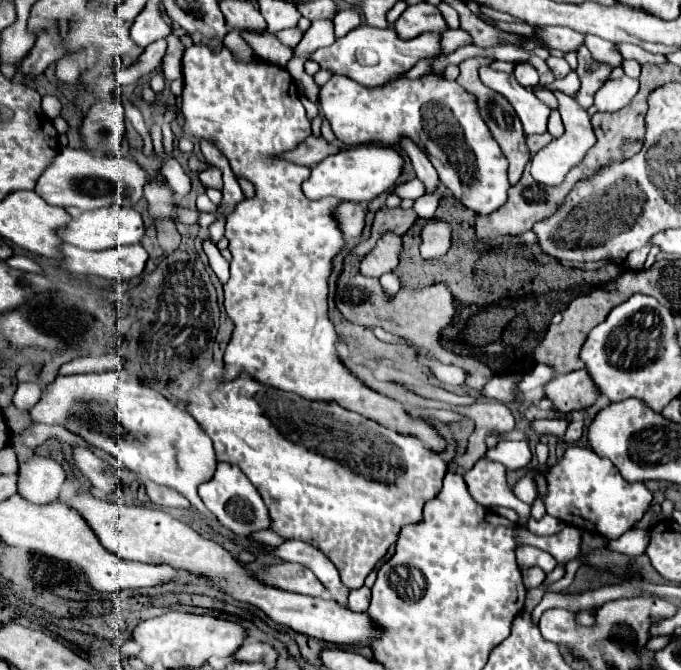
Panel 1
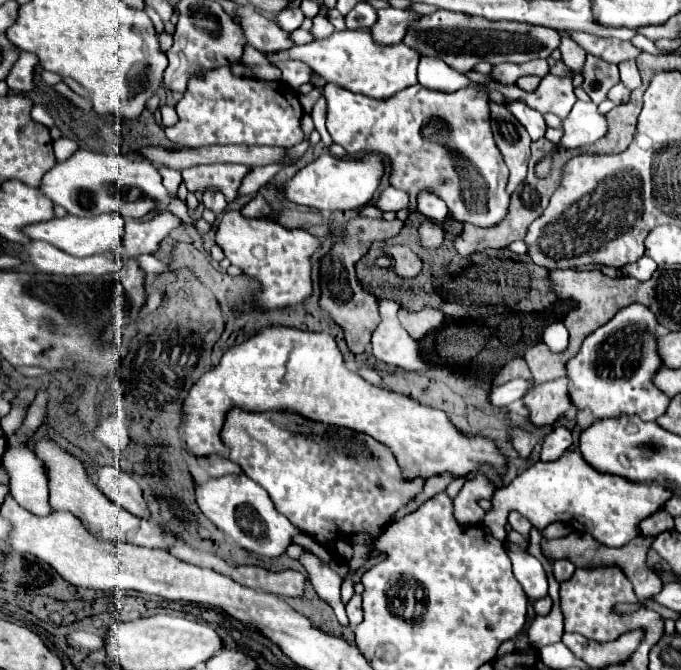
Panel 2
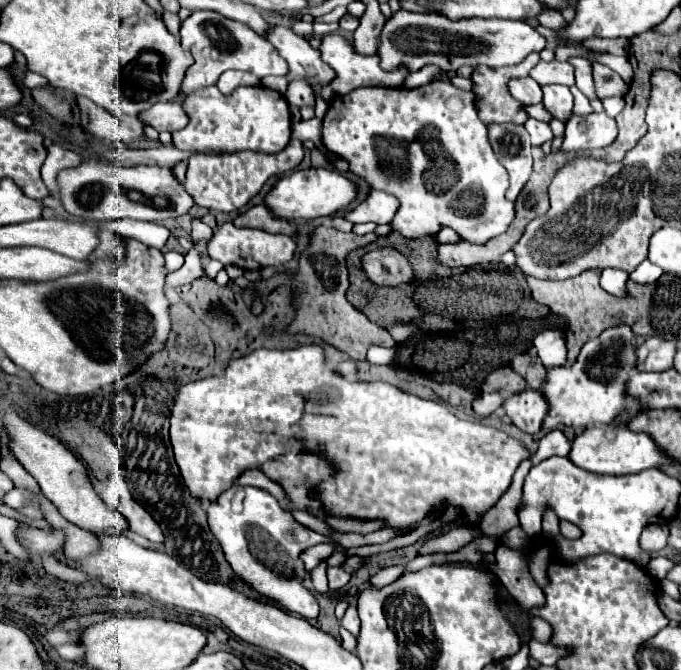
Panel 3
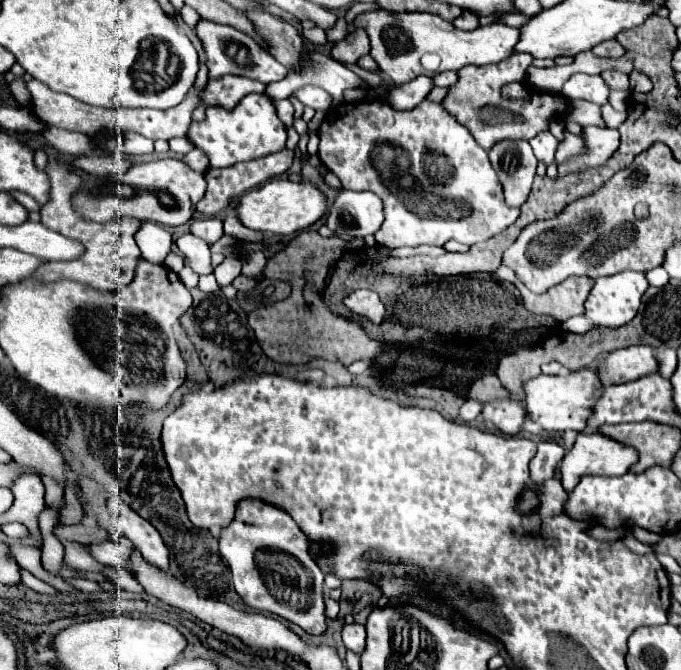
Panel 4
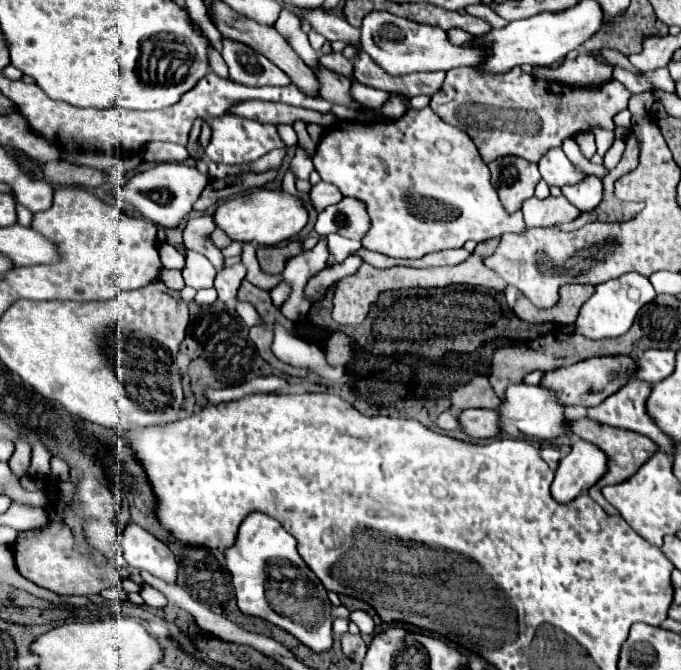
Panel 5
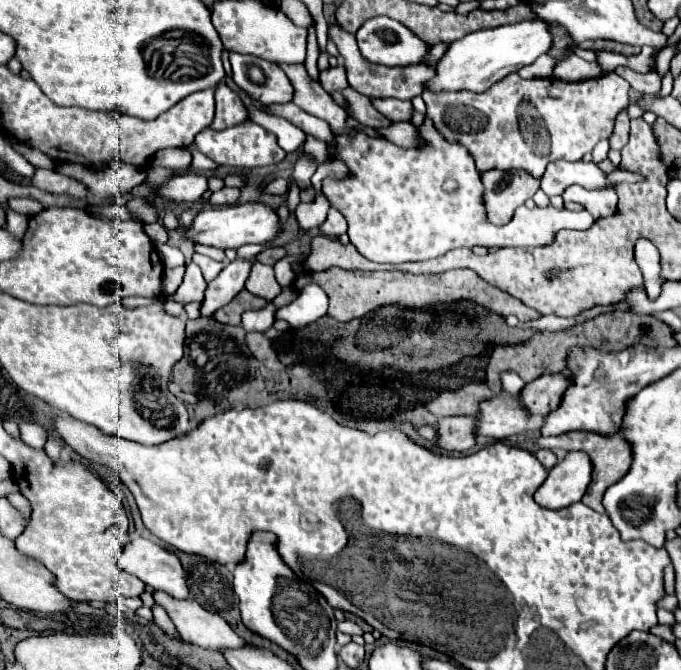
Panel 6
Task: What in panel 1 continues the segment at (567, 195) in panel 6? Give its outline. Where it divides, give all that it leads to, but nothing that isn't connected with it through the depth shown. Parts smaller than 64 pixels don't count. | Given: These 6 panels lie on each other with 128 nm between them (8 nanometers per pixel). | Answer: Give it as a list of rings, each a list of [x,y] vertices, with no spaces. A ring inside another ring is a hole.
[[[558,92],[556,98],[558,98],[558,112],[560,112],[562,122],[566,126],[566,132],[560,138],[554,138],[548,146],[544,146],[530,161],[530,173],[534,176],[534,180],[540,182],[542,186],[559,185],[564,180],[564,176],[570,172],[570,168],[576,166],[578,160],[582,160],[584,154],[588,152],[588,148],[594,146],[594,142],[596,142],[588,112],[584,108],[580,108],[570,96],[566,96],[562,92]]]

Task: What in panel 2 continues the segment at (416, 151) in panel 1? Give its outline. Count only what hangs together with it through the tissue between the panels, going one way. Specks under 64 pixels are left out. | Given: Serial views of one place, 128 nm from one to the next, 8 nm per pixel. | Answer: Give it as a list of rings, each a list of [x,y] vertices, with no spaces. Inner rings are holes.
[[[426,188],[424,192],[420,192],[420,196],[416,198],[416,204],[418,204],[418,210],[434,220],[434,222],[440,222],[444,224],[446,222],[446,216],[448,216],[448,206],[444,204],[444,200],[440,200],[440,196],[436,196],[436,192],[432,192],[430,188]]]

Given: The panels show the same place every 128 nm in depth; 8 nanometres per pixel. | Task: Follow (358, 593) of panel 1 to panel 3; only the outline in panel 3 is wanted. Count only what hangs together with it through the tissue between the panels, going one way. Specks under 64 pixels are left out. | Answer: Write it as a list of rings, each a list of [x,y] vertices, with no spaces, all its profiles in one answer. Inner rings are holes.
[[[348,606],[348,610],[346,610],[346,614],[344,614],[344,618],[342,618],[342,626],[346,628],[346,630],[350,630],[354,636],[358,636],[358,632],[360,632],[360,618],[358,618],[358,612],[356,612],[356,606]]]

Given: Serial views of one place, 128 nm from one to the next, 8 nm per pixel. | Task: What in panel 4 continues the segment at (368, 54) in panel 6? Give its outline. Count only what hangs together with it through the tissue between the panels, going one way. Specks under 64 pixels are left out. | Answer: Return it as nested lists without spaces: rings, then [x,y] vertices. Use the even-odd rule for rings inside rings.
[[[364,12],[354,18],[354,26],[366,28],[370,36],[370,56],[376,60],[380,70],[396,84],[404,84],[414,80],[420,74],[428,74],[428,70],[422,66],[420,58],[424,54],[438,54],[440,66],[436,74],[446,70],[460,70],[468,64],[484,66],[494,64],[500,60],[506,60],[512,56],[512,48],[520,40],[520,30],[506,26],[502,22],[494,22],[488,26],[478,26],[476,30],[458,30],[452,22],[442,20],[436,14],[430,12]]]

